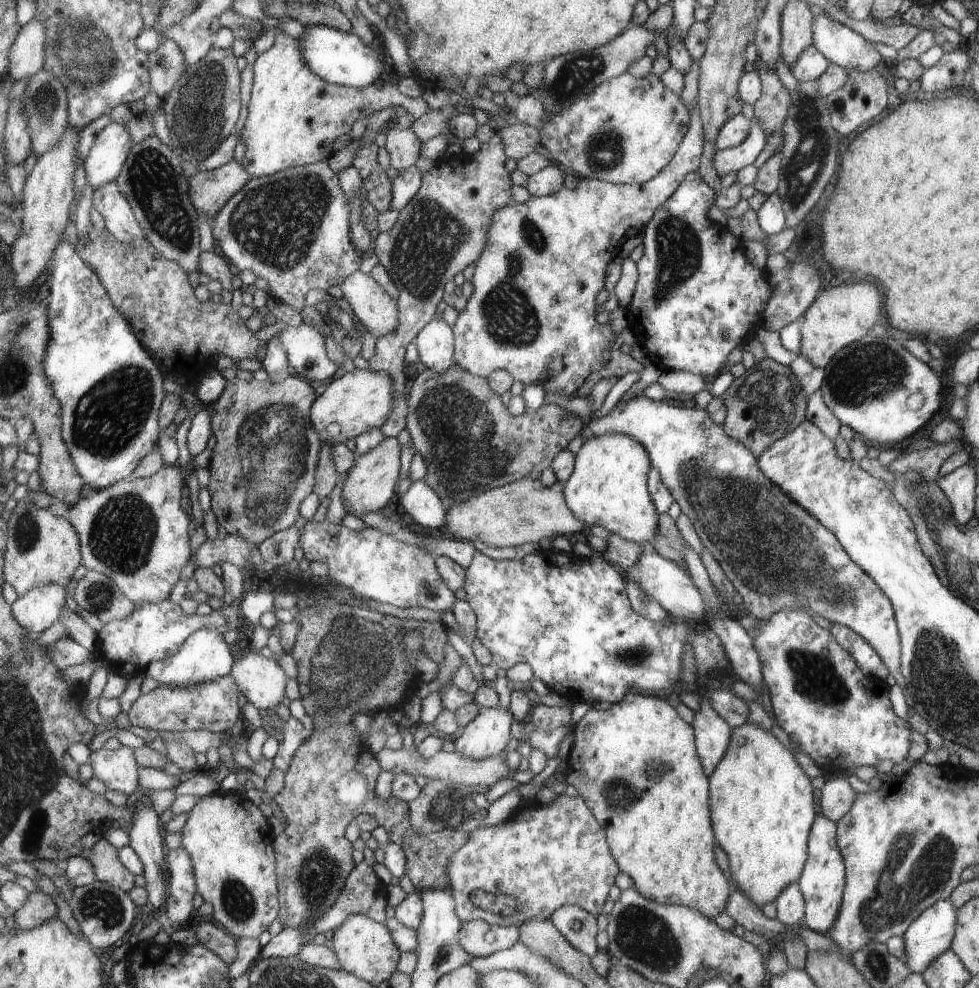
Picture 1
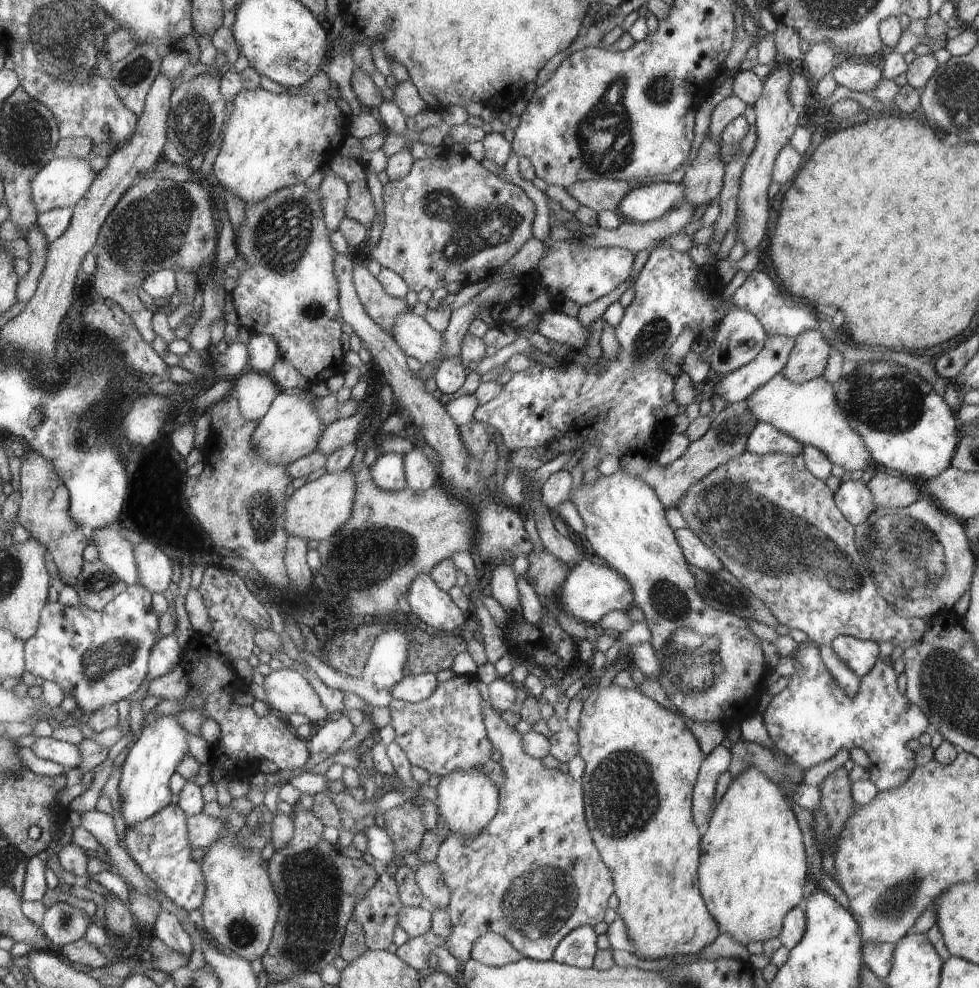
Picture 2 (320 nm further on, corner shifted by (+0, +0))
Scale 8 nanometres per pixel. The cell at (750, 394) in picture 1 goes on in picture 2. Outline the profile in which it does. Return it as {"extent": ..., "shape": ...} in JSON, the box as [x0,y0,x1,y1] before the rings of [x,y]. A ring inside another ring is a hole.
{"extent":[619,401,756,510],"shape":[[[740,401],[728,405],[723,411],[714,415],[708,432],[702,438],[692,441],[686,452],[671,462],[668,466],[661,467],[656,464],[651,454],[628,454],[620,460],[619,471],[633,477],[641,478],[656,492],[660,502],[666,510],[679,508],[685,492],[701,478],[704,478],[711,470],[720,466],[724,461],[730,460],[734,455],[738,456],[745,450],[745,444],[751,429],[756,426],[756,420],[747,409],[746,401]]]}

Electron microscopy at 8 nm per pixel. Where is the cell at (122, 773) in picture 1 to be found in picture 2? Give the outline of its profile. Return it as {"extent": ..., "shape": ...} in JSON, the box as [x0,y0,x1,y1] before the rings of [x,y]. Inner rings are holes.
{"extent":[30,736,81,770],"shape":[[[52,736],[36,737],[30,748],[38,758],[62,764],[66,770],[76,768],[81,763],[81,752],[76,745],[56,740]]]}

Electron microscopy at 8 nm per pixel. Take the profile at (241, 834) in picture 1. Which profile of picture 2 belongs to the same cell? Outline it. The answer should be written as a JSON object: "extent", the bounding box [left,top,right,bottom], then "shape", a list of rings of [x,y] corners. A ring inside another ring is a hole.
{"extent":[199,831,280,962],"shape":[[[227,831],[206,847],[200,866],[207,889],[199,910],[209,937],[217,940],[222,948],[230,948],[232,954],[252,962],[263,958],[269,949],[280,912],[280,899],[268,880],[266,862],[260,853],[245,851],[233,843],[237,832]]]}

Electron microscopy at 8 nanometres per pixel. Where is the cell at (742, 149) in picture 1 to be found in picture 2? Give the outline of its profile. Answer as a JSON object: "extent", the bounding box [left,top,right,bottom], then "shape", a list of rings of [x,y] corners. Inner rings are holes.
{"extent":[617,179,685,223],"shape":[[[663,179],[632,189],[617,206],[618,214],[624,220],[639,223],[654,221],[670,211],[680,198],[685,198],[685,188],[680,180]]]}

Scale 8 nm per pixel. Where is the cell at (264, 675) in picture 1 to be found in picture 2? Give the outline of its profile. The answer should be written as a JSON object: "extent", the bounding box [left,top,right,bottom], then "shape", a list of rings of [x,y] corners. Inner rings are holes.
{"extent":[262,669,329,727],"shape":[[[279,669],[268,674],[262,687],[268,694],[268,706],[271,711],[292,714],[304,714],[314,727],[329,720],[326,706],[312,688],[312,684],[300,672],[291,669]]]}

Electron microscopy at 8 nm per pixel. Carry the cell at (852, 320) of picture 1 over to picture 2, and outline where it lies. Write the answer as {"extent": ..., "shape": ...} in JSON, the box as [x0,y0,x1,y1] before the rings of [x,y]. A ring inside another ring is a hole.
{"extent":[779,328,830,383],"shape":[[[822,328],[806,329],[796,338],[788,362],[779,372],[793,383],[805,383],[822,375],[828,364],[830,346],[822,337]]]}

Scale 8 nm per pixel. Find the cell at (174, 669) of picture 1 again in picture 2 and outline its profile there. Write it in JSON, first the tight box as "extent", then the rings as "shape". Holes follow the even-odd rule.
{"extent":[118,711,188,829],"shape":[[[151,711],[144,717],[142,735],[134,743],[121,766],[121,778],[118,786],[120,814],[124,818],[126,829],[133,829],[142,821],[153,817],[172,802],[170,778],[176,773],[176,767],[188,751],[188,737],[175,716],[156,718]]]}

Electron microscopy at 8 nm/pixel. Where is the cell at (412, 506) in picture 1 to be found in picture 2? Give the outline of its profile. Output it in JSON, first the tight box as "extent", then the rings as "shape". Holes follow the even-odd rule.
{"extent":[369,453,408,491],"shape":[[[399,453],[377,455],[377,459],[369,469],[376,486],[384,490],[395,491],[408,487],[405,462]]]}

